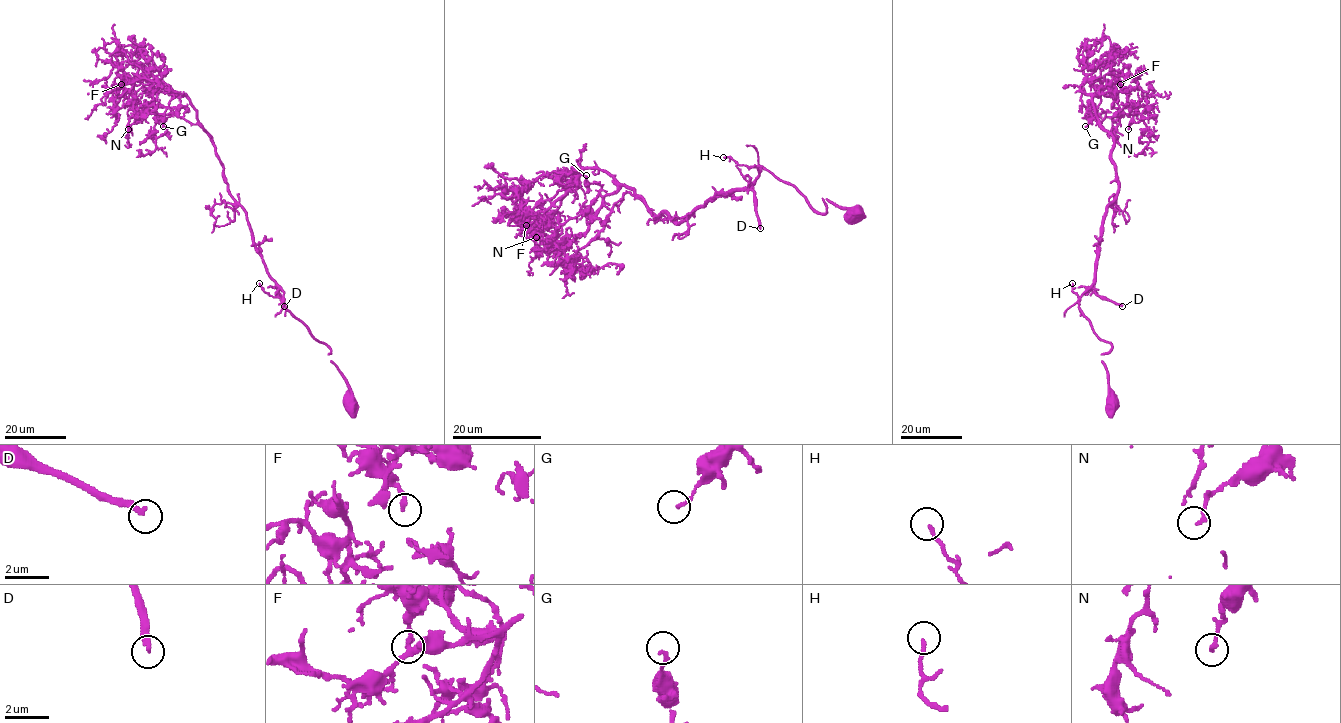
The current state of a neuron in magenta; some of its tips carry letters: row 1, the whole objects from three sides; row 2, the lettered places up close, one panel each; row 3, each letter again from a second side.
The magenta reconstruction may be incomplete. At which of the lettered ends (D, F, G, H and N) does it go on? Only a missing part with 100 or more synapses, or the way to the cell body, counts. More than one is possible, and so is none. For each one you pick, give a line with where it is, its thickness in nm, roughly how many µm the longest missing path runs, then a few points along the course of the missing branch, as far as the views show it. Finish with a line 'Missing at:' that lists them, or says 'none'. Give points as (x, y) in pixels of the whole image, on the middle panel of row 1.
D: (760, 228) | 240 nm | 250 µm
Missing at: D

